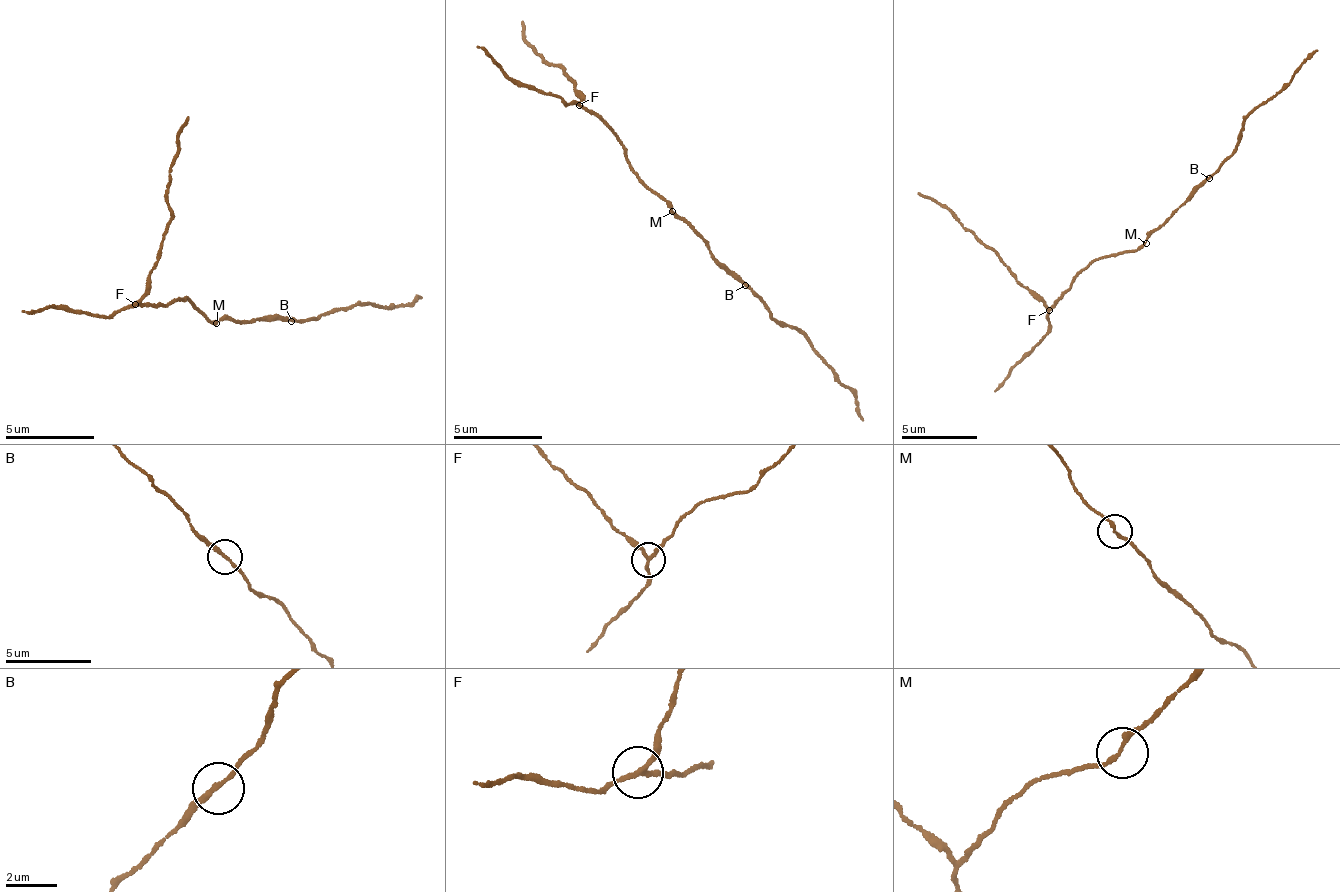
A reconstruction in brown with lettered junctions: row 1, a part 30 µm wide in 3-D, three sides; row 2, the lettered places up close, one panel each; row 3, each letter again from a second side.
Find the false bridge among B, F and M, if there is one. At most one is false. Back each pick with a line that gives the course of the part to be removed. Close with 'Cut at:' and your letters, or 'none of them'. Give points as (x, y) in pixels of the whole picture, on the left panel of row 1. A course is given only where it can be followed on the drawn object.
F: course (134, 304), (149, 290), (171, 213), (175, 143), (187, 117)
Cut at: F

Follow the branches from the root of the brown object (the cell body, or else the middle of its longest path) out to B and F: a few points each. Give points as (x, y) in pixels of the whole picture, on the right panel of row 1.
B: (1141, 244), (1152, 230), (1157, 229), (1209, 178)
F: (1141, 244), (1135, 250), (1095, 259), (1074, 278), (1047, 311)

